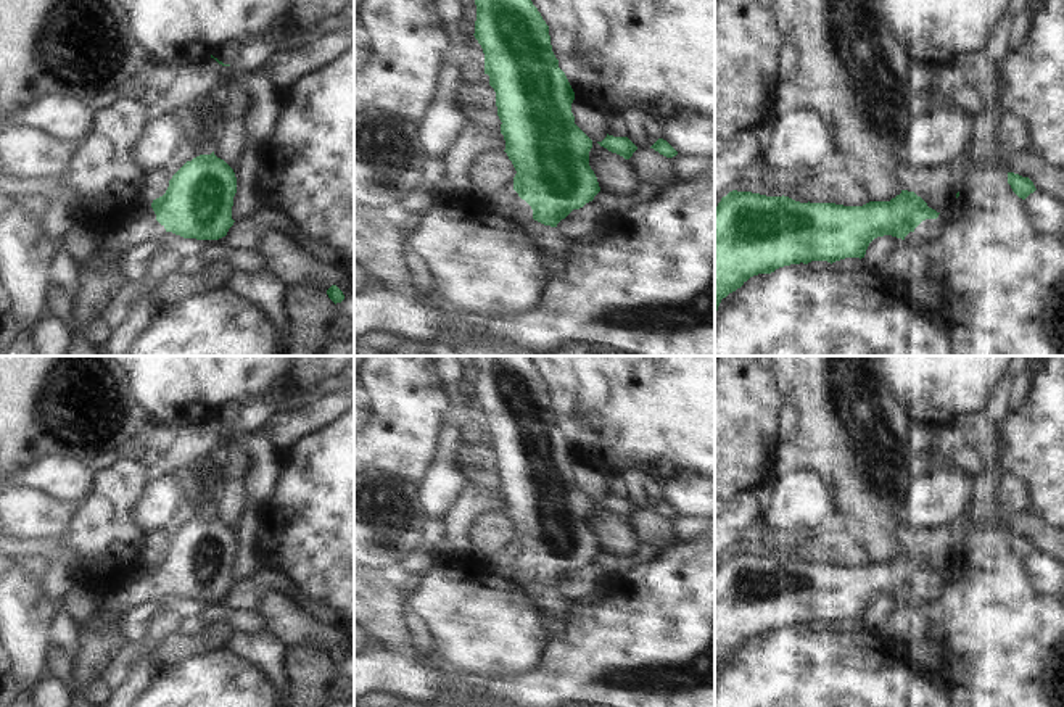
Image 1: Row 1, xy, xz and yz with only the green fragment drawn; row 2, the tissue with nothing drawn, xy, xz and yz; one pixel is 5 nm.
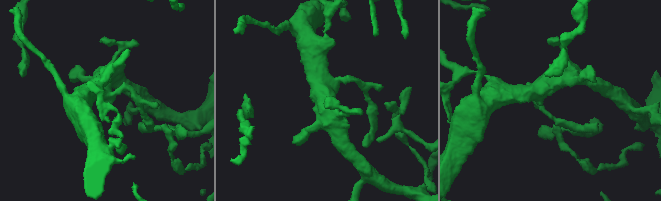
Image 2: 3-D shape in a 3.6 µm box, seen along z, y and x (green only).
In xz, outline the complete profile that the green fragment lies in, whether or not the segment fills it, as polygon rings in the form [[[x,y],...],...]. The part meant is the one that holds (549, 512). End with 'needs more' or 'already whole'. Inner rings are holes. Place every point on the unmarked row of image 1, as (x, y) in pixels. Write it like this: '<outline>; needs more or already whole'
[[[475,356],[475,366],[473,396],[483,409],[485,435],[496,453],[504,512],[517,531],[512,548],[488,556],[493,575],[557,588],[600,552],[589,527],[592,501],[575,485],[571,473],[575,453],[552,412],[549,387],[530,356]]]; needs more

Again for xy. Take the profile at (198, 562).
[[[200,515],[187,522],[169,541],[166,554],[148,568],[143,568],[132,583],[103,601],[100,610],[113,610],[118,617],[143,602],[156,602],[166,593],[184,599],[219,601],[233,586],[232,567],[237,554],[237,538],[233,530],[214,515]]]; needs more

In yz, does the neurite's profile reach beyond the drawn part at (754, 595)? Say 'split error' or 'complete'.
split error

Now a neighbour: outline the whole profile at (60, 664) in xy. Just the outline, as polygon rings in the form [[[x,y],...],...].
[[[52,641],[47,647],[47,667],[55,680],[58,680],[69,694],[77,688],[74,680],[72,657],[56,641]]]

